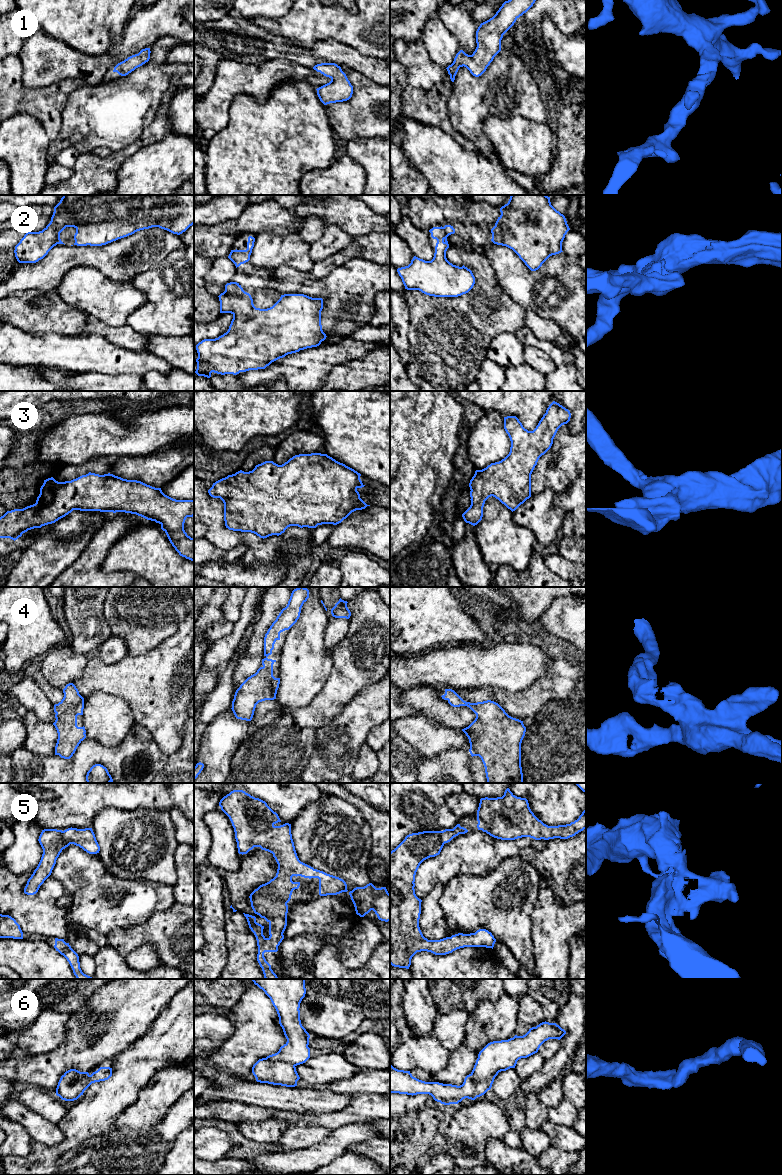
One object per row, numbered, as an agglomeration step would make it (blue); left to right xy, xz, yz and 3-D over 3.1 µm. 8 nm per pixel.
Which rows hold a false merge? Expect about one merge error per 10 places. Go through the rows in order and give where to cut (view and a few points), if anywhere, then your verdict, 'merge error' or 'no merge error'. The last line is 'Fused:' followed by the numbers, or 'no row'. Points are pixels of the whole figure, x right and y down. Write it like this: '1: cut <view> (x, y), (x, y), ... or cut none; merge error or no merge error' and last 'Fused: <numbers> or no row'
1: cut none; no merge error
2: cut none; no merge error
3: cut none; no merge error
4: cut none; no merge error
5: cut none; no merge error
6: cut none; no merge error
Fused: no row

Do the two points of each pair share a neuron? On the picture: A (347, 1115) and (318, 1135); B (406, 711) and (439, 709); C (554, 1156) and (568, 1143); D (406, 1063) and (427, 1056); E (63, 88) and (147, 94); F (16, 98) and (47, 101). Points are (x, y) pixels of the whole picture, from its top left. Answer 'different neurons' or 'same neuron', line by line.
A: different neurons
B: different neurons
C: different neurons
D: same neuron
E: different neurons
F: same neuron

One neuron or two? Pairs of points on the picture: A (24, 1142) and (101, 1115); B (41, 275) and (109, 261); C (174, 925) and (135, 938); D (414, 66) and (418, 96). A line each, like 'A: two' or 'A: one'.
A: two
B: one
C: one
D: two

